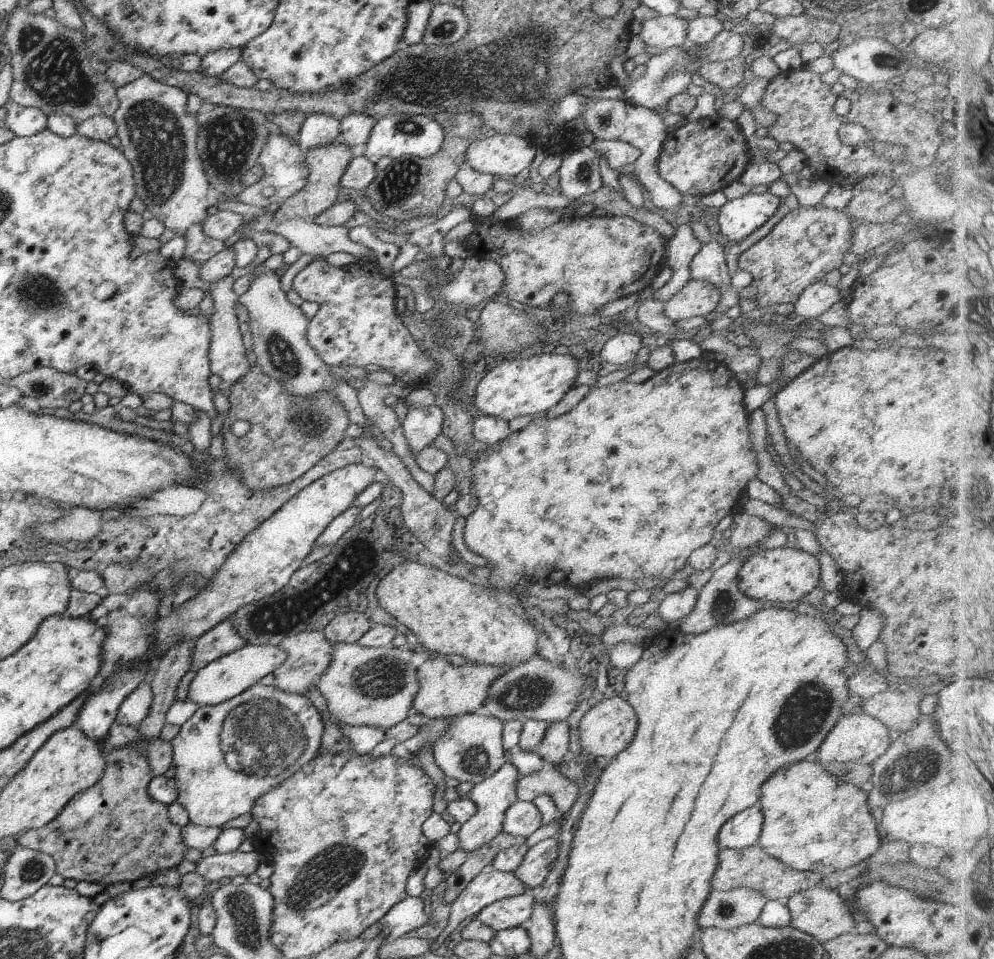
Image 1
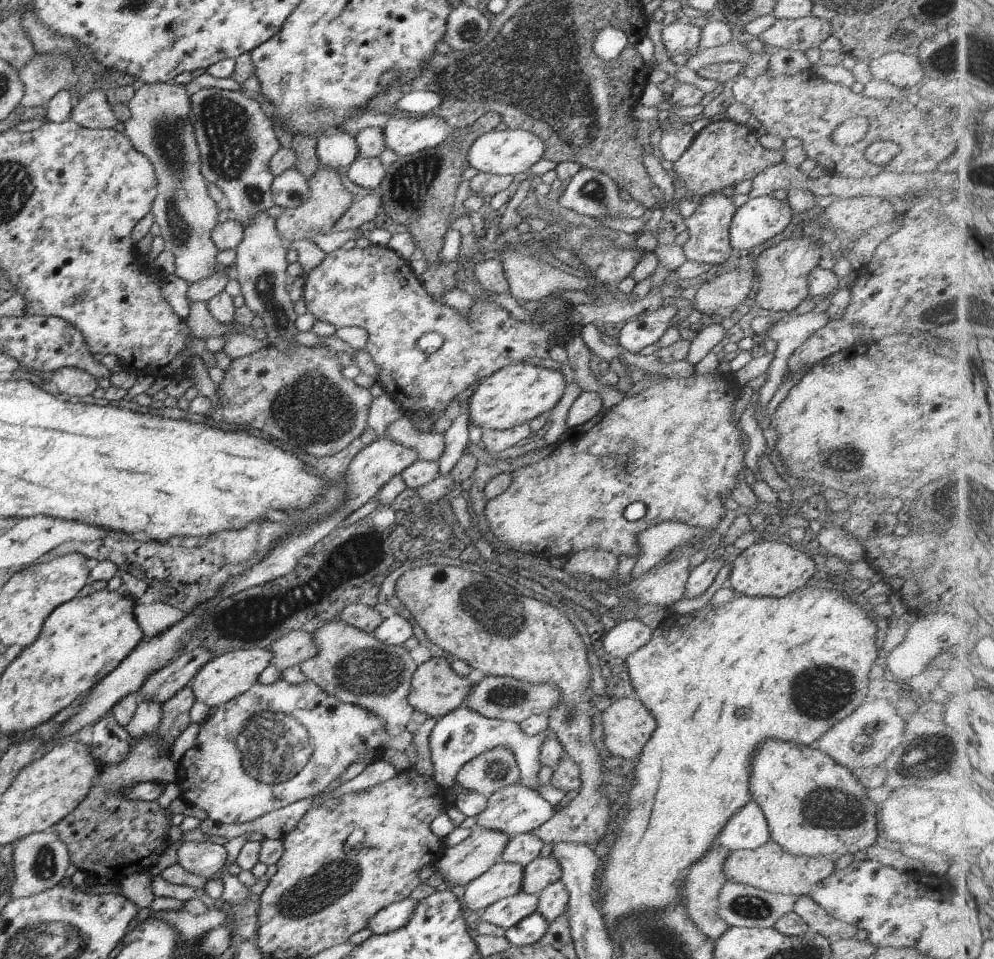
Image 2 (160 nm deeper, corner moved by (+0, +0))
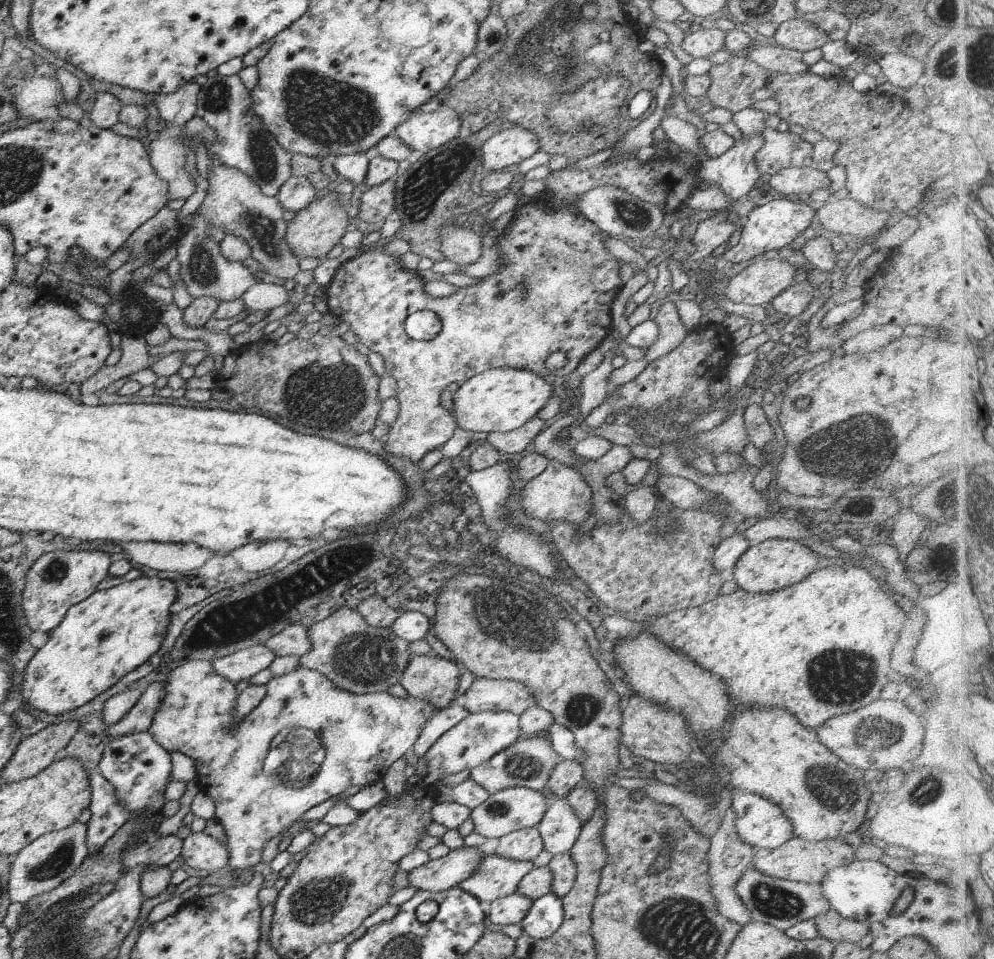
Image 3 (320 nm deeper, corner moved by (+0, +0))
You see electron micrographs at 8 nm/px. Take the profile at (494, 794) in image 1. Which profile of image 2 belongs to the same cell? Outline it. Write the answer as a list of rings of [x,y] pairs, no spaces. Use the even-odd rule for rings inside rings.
[[[474,825],[470,829],[467,838],[464,838],[459,844],[443,849],[443,855],[440,860],[434,862],[434,870],[444,878],[451,889],[459,888],[467,884],[480,874],[483,874],[493,863],[499,860],[499,856],[509,836],[499,830],[483,828],[483,826]]]

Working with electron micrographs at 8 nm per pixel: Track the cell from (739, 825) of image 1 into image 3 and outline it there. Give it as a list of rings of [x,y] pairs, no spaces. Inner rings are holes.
[[[735,790],[733,792],[733,808],[731,808],[731,802],[725,802],[725,804],[729,804],[729,808],[735,812],[735,834],[737,834],[737,838],[754,850],[773,849],[794,838],[793,828],[791,828],[789,820],[785,818],[783,810],[759,794]]]

